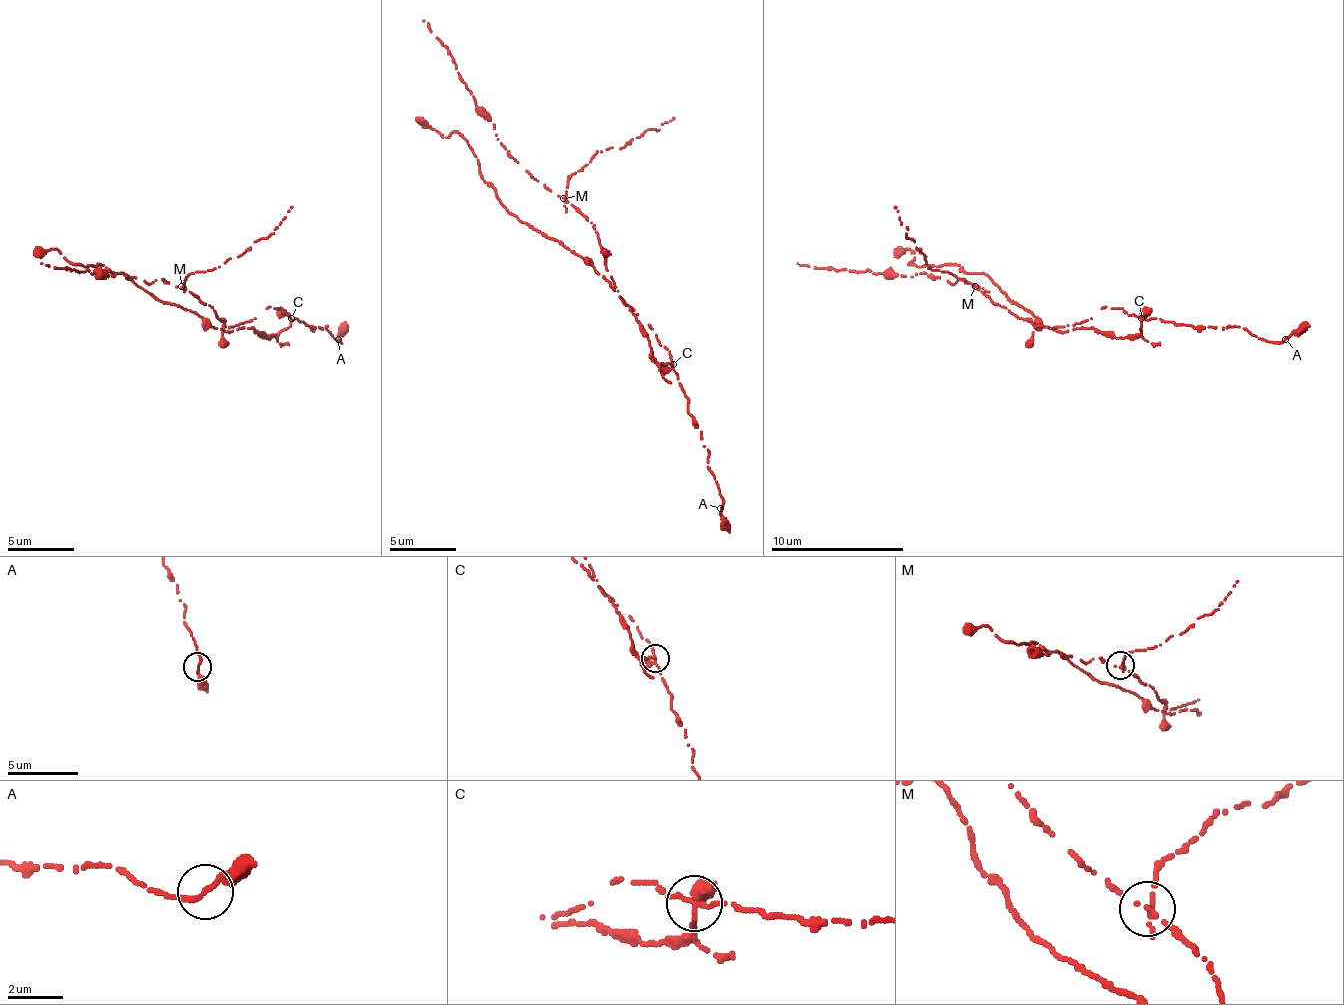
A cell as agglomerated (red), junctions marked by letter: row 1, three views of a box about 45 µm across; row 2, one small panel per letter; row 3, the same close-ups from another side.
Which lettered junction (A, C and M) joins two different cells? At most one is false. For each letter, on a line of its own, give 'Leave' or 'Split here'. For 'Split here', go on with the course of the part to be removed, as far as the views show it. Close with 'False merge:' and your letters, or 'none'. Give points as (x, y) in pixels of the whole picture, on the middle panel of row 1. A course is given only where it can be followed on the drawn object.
A: Leave
C: Split here. Course of the part to remove: (673, 365), (657, 362), (637, 315), (607, 282), (503, 205), (460, 135), (447, 138), (417, 118)
M: Leave
False merge: C

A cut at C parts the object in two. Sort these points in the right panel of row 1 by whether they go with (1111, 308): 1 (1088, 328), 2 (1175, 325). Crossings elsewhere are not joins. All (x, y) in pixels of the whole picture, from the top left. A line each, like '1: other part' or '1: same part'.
1: other part
2: same part

